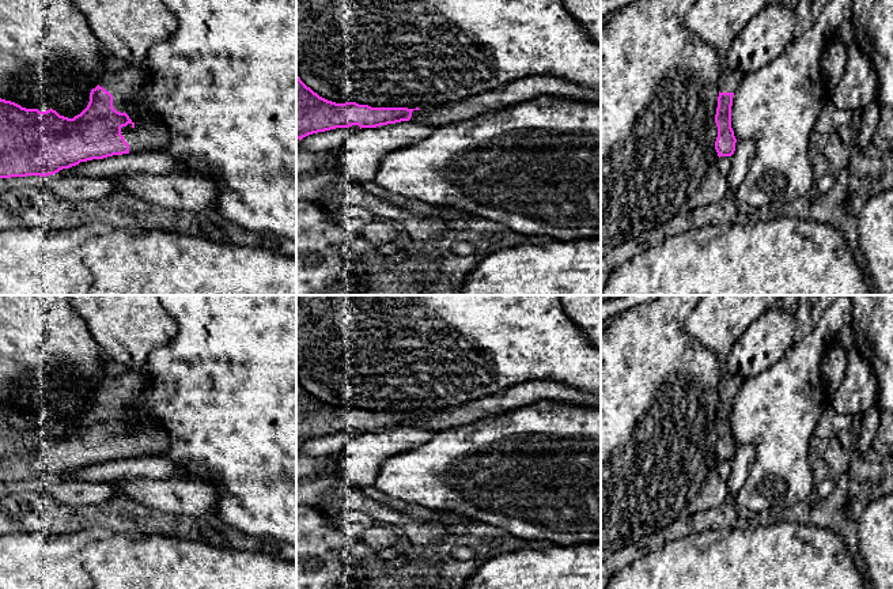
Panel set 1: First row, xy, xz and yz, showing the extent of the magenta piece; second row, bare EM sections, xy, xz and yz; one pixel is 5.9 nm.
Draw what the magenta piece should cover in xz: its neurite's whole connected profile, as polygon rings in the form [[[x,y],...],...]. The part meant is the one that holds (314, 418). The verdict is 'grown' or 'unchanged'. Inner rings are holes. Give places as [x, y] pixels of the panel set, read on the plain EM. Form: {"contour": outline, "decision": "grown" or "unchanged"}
{"contour": [[[296,380],[296,443],[302,445],[303,442],[318,438],[318,437],[325,437],[336,433],[349,433],[352,430],[359,430],[362,433],[377,433],[381,430],[387,430],[387,428],[396,428],[401,426],[409,426],[412,422],[413,415],[420,415],[419,412],[416,414],[408,414],[408,412],[371,412],[368,409],[359,409],[356,407],[345,407],[345,408],[336,408],[332,405],[328,405],[322,401],[319,401],[317,397],[314,397],[310,392],[307,392],[300,382]]], "decision": "unchanged"}

